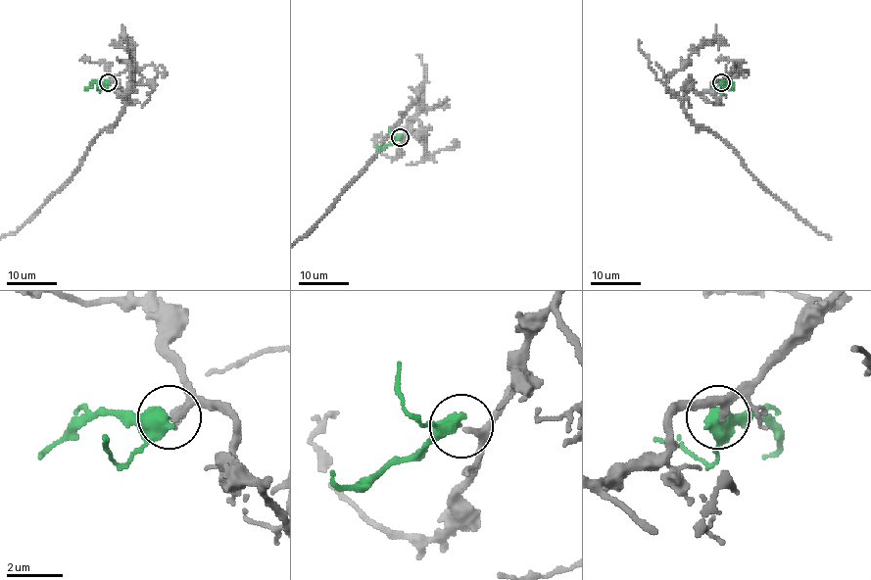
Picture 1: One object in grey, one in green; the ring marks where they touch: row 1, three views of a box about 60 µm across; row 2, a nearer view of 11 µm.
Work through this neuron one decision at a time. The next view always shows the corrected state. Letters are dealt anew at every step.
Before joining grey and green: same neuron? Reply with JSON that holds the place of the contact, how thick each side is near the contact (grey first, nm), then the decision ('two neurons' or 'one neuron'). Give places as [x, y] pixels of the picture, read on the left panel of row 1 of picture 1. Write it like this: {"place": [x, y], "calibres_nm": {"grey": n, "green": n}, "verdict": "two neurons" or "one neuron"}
{"place": [108, 82], "calibres_nm": {"grey": 150, "green": 600}, "verdict": "one neuron"}

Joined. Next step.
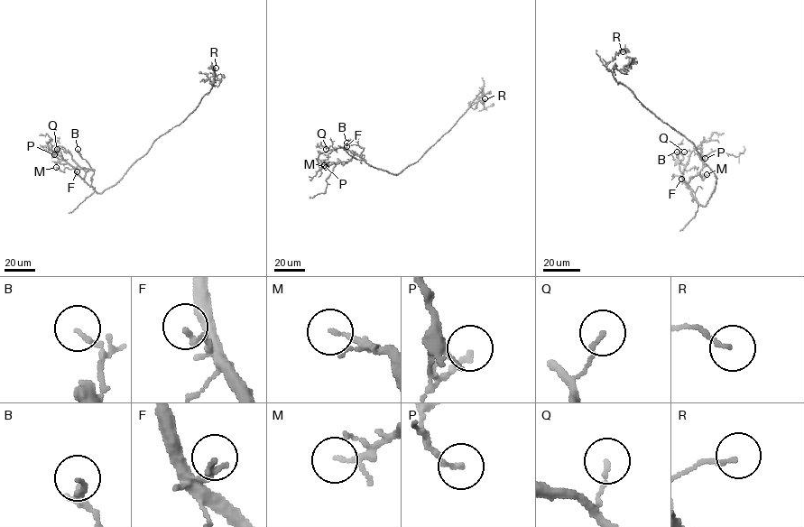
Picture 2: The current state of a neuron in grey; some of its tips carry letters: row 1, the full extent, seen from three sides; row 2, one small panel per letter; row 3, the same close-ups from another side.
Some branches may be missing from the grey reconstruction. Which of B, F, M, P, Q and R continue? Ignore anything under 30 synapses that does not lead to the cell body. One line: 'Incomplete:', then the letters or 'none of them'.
Incomplete: none of them

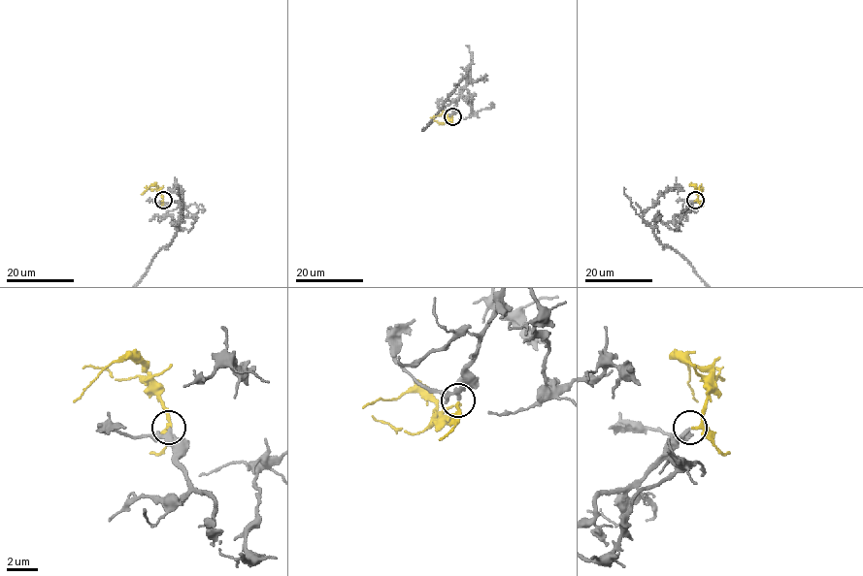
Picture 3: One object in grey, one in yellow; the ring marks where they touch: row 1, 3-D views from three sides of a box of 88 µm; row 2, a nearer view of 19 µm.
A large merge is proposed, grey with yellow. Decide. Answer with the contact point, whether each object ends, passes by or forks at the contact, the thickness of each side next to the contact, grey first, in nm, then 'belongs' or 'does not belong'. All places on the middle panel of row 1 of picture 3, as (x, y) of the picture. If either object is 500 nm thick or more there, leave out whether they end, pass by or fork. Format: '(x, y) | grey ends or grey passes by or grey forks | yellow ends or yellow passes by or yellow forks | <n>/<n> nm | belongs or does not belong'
(452, 116) | grey passes by | yellow passes by | 220/170 nm | belongs

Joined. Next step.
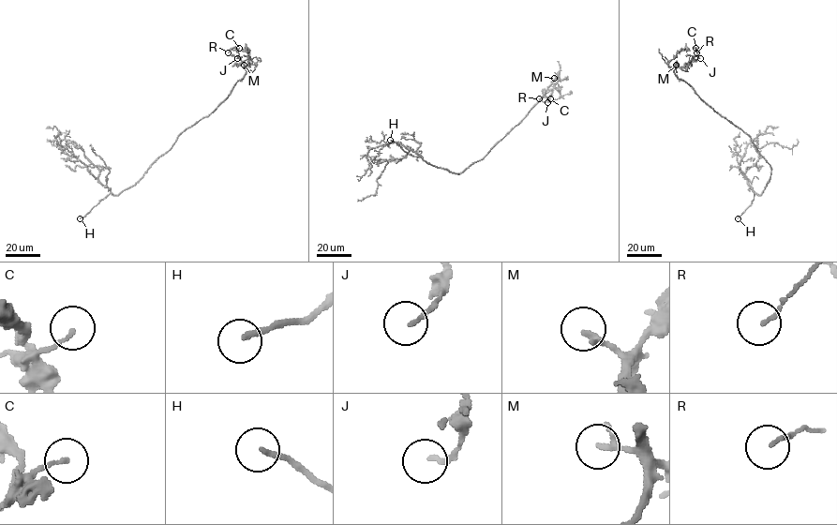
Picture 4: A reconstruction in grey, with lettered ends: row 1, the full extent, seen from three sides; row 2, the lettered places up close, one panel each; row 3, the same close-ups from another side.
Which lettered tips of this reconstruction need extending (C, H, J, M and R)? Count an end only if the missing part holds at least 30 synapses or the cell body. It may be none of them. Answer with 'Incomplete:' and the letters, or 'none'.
Incomplete: H, M

